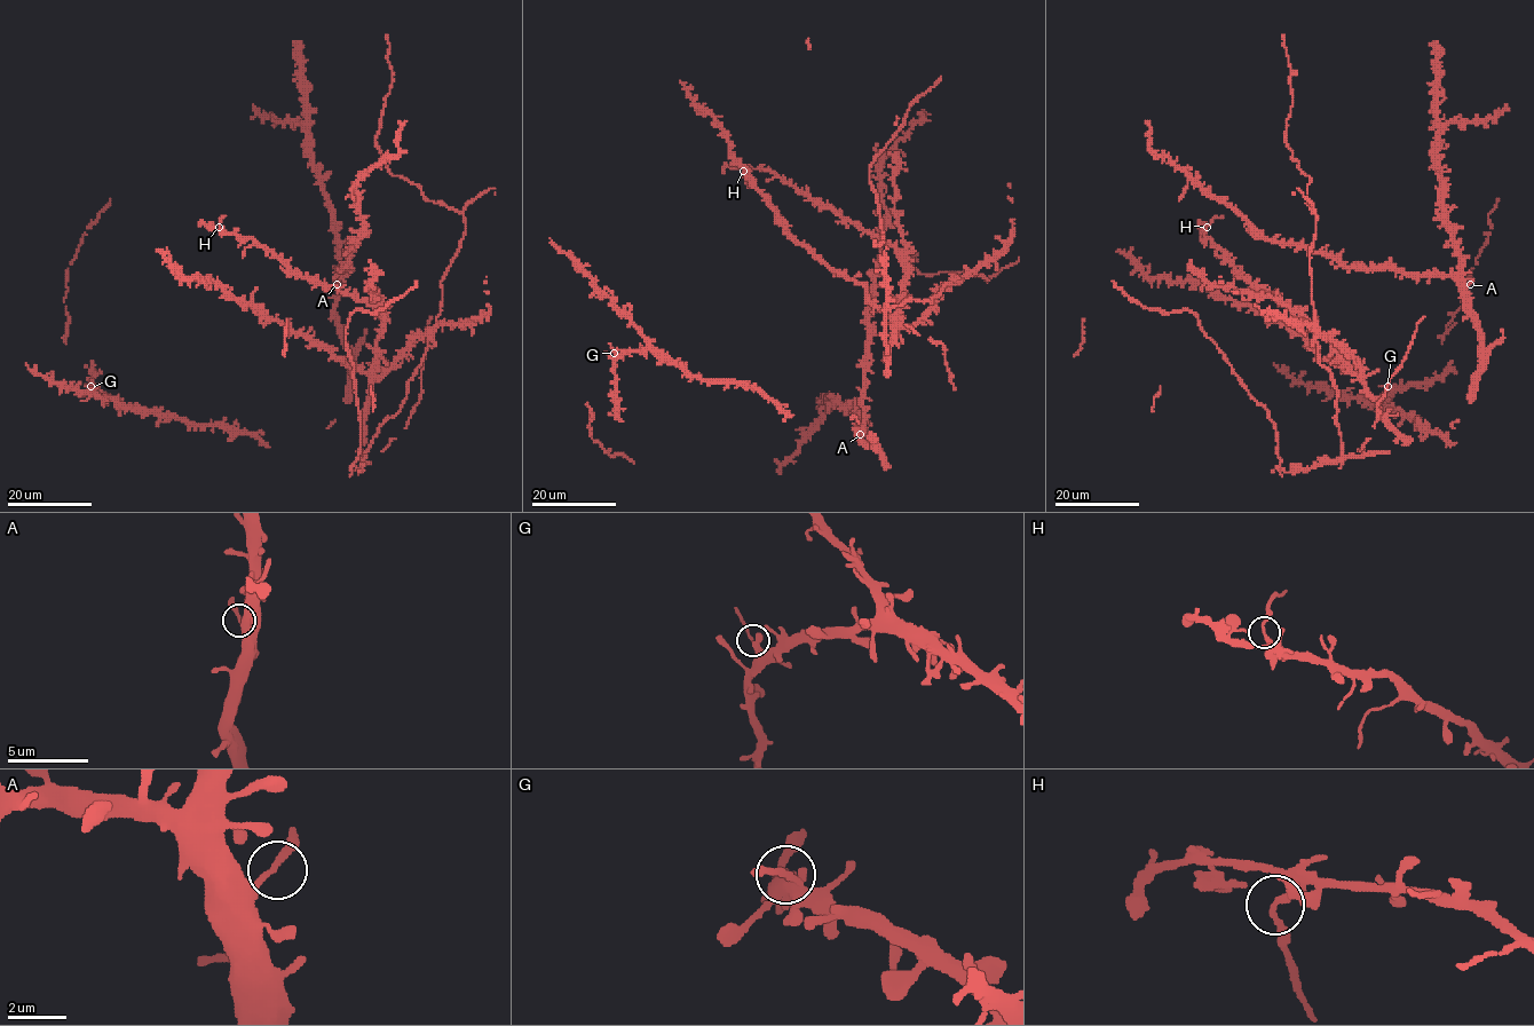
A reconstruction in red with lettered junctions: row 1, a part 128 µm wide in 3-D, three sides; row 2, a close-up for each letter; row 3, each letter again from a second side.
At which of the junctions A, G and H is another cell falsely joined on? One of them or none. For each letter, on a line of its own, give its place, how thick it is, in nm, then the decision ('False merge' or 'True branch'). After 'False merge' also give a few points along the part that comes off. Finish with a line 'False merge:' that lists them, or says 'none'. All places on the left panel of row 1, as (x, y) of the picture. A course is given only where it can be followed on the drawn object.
A: Place: (337, 284). Thickness 200 nm. True branch
G: Place: (91, 386). Thickness 160 nm. True branch
H: Place: (219, 227). Thickness 160 nm. False merge
False merge: H

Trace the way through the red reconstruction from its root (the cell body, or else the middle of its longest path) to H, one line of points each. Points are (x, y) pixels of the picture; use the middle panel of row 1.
H: (908, 326), (896, 320), (907, 266), (893, 247), (800, 194), (774, 173), (758, 168), (742, 172)

